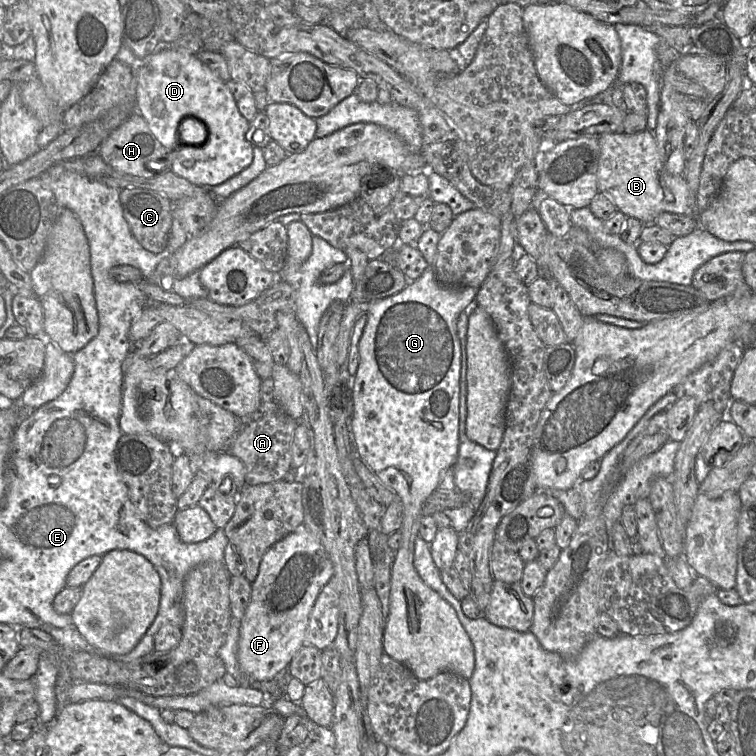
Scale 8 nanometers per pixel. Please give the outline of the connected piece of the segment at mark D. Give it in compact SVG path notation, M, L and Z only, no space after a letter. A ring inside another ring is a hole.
M161 46L138 61L137 66L133 68L133 77L136 78L136 112L146 121L149 130L159 143L170 152L171 172L196 186L213 188L250 166L253 161L254 148L254 145L246 139L250 124L239 112L225 82L201 63L196 55ZM184 119L195 119L202 124L198 128L200 132L191 140L195 143L188 143L187 146L179 136L179 128ZM185 161L189 161L192 167L185 168L183 166Z

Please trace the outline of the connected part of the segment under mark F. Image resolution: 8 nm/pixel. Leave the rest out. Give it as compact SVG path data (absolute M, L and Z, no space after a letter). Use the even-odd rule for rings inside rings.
M304 525L266 551L239 628L237 661L248 680L269 682L287 671L293 656L306 644L310 613L333 573L323 545Z

